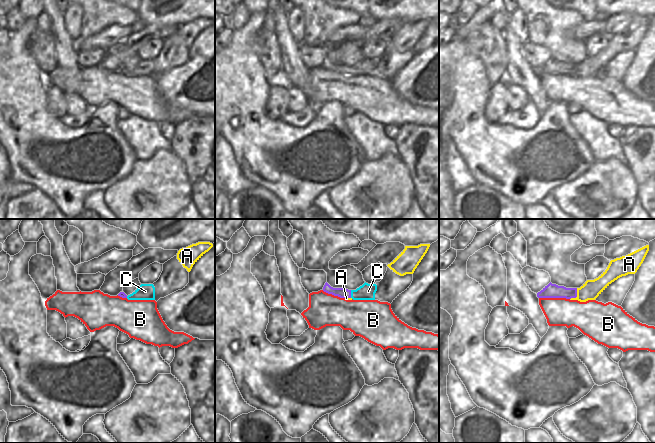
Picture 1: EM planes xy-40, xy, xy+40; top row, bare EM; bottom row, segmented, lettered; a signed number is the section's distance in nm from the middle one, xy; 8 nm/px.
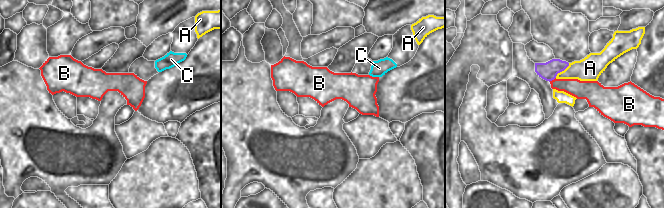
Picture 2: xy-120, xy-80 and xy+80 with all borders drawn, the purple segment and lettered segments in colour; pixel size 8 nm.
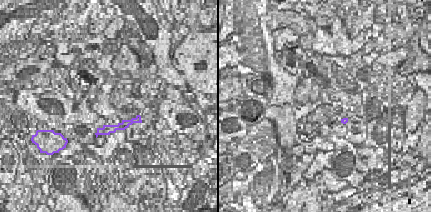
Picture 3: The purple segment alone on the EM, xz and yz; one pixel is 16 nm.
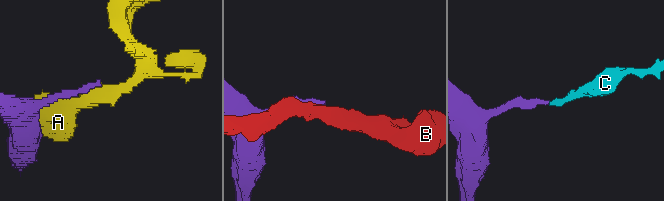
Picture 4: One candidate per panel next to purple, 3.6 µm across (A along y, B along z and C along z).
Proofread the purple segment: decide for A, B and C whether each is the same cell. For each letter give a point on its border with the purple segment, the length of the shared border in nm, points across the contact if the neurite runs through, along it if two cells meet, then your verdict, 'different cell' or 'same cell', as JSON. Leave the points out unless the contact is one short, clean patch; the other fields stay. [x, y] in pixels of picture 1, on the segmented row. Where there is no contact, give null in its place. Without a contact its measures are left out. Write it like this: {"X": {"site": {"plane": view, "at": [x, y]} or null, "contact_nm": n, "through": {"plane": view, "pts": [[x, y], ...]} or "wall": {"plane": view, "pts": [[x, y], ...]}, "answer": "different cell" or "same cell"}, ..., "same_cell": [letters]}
{"A": {"site": {"plane": "xy+40", "at": [576, 295]}, "contact_nm": 110, "answer": "different cell"}, "B": {"site": {"plane": "xy+40", "at": [554, 297]}, "contact_nm": 240, "wall": {"plane": "xy+40", "pts": [[539, 297], [565, 297], [569, 299]]}, "answer": "different cell"}, "C": {"site": {"plane": "xy", "at": [350, 294]}, "contact_nm": 60, "through": {"plane": "xy", "pts": [[340, 292], [350, 294], [359, 294], [367, 291]]}, "answer": "same cell"}, "same_cell": ["C"]}

